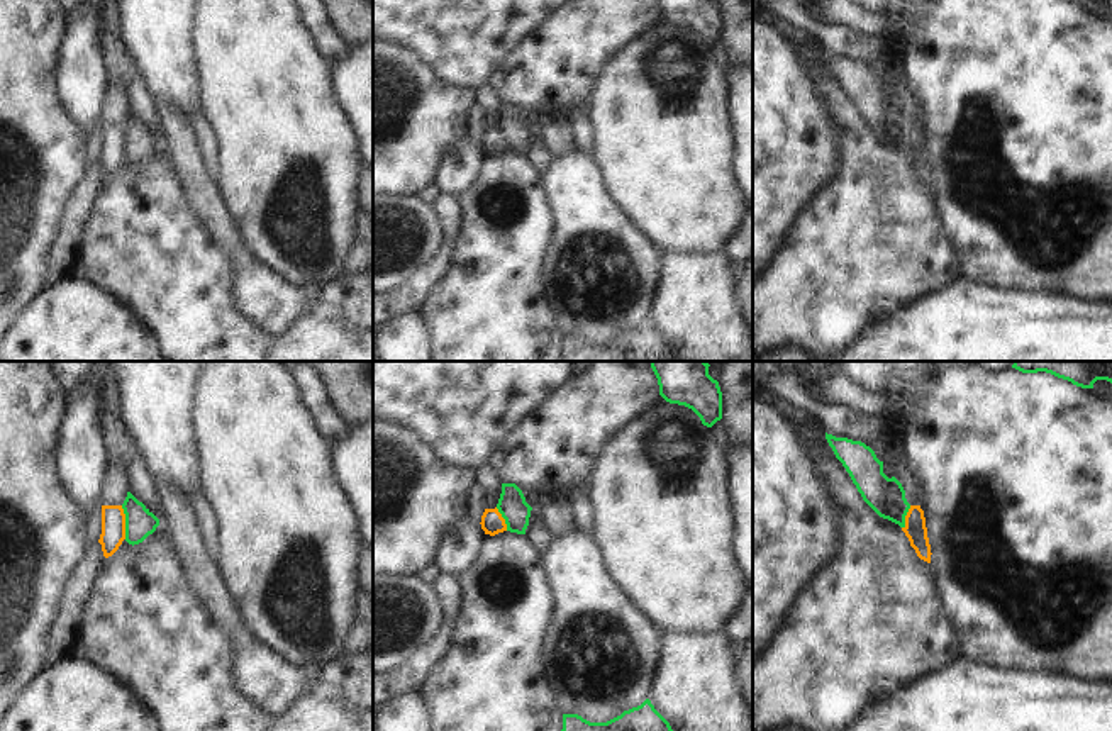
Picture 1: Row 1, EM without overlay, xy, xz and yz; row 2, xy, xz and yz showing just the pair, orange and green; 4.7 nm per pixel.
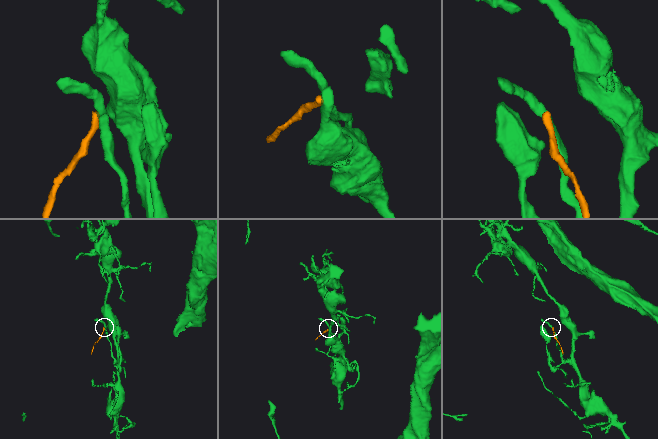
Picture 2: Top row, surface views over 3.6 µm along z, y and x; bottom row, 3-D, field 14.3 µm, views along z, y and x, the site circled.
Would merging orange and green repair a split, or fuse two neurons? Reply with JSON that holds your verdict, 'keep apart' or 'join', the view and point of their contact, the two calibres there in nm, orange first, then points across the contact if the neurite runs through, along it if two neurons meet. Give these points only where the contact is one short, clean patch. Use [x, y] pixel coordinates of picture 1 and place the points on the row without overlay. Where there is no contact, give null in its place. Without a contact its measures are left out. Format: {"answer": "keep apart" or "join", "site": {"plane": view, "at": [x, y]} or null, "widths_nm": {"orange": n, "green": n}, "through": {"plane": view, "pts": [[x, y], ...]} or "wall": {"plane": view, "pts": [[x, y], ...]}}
{"answer": "keep apart", "site": {"plane": "xy", "at": [124, 143]}, "widths_nm": {"orange": 110, "green": 140}, "wall": {"plane": "xy", "pts": [[121, 126], [126, 158]]}}

